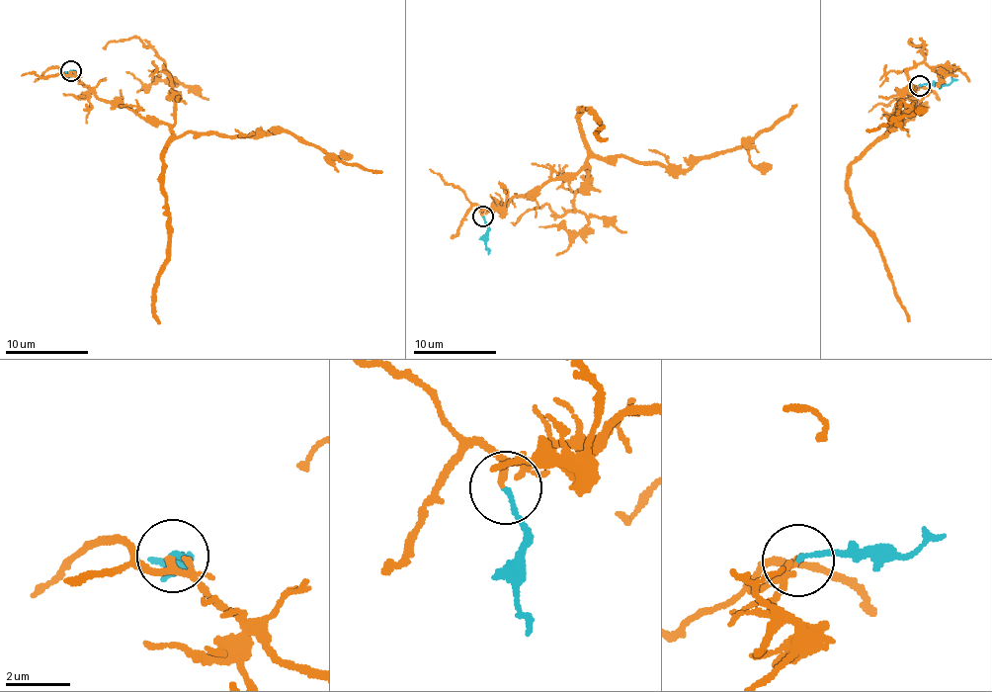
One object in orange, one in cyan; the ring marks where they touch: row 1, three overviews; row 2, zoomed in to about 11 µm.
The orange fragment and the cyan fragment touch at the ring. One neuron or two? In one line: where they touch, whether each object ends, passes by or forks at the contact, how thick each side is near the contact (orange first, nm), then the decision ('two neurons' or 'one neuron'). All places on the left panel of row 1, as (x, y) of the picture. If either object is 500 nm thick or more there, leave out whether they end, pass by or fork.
(70, 71) | orange passes by | cyan ends | 130/140 nm | one neuron

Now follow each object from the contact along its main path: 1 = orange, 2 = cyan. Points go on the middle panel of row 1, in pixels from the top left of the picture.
1: (482, 216), (577, 174), (592, 158), (688, 169), (747, 145), (796, 104)
2: (482, 216), (489, 254)

